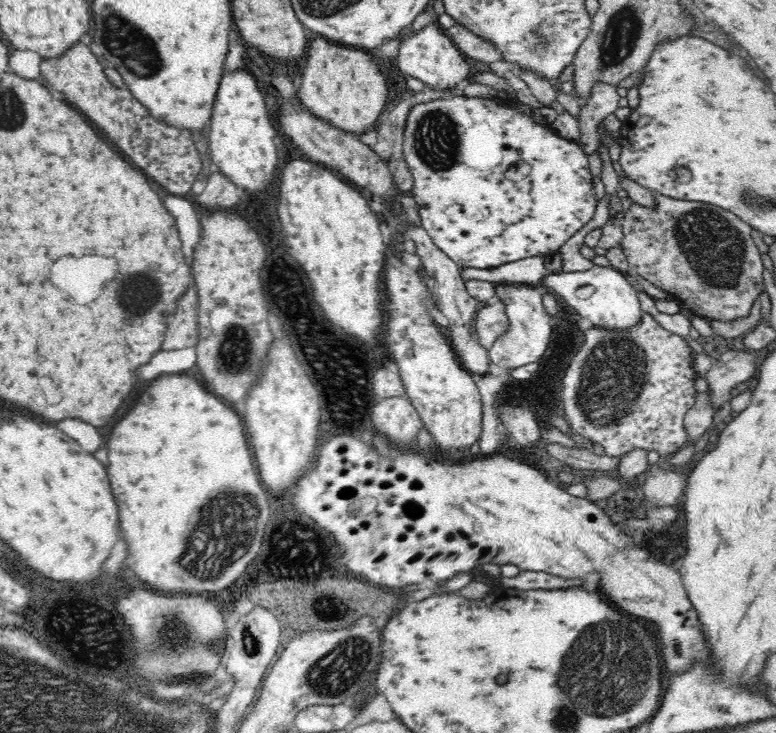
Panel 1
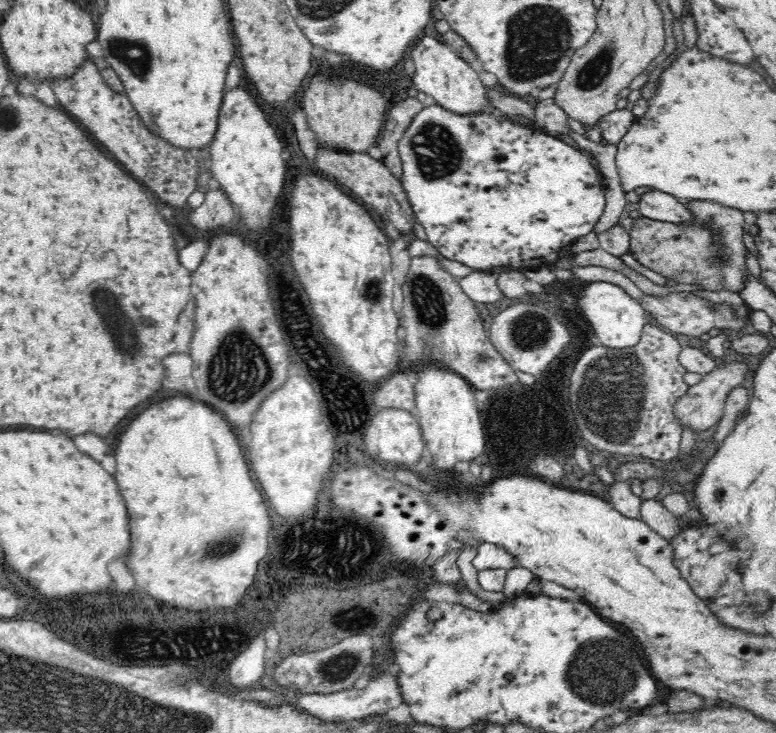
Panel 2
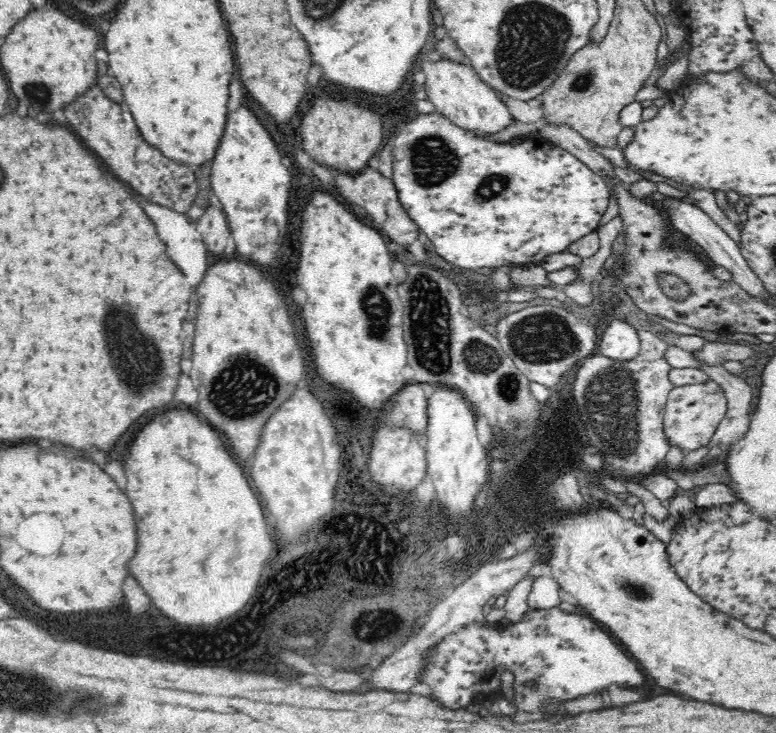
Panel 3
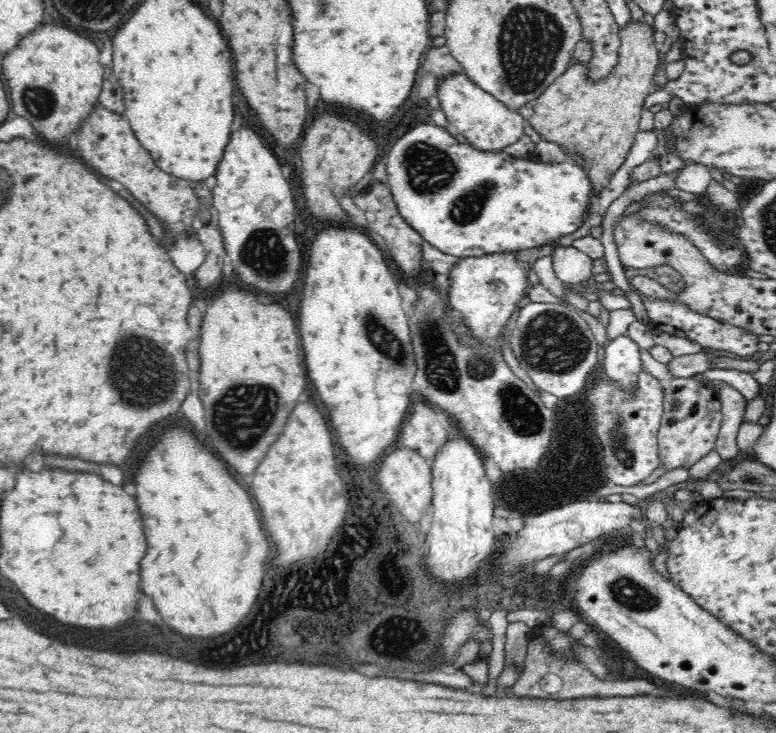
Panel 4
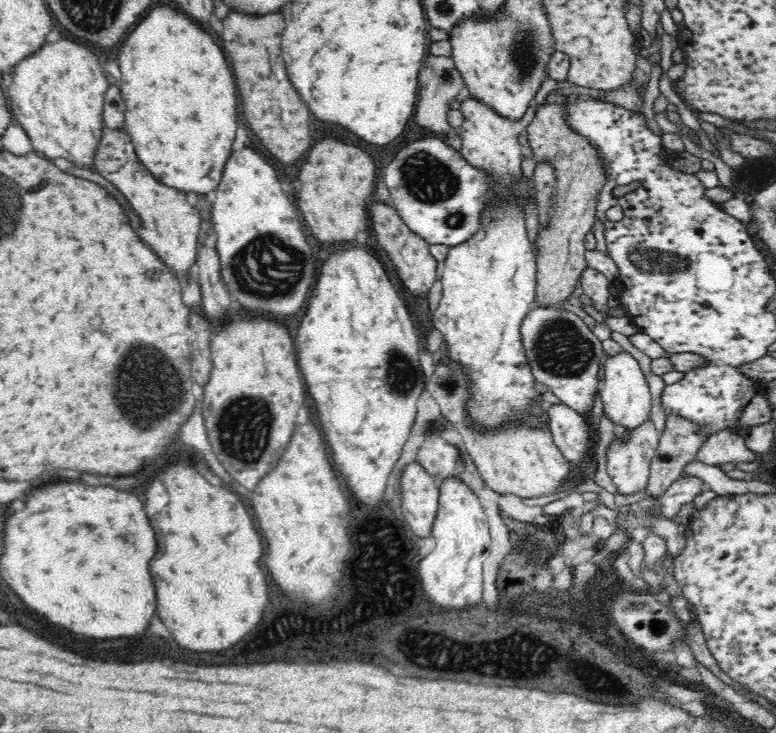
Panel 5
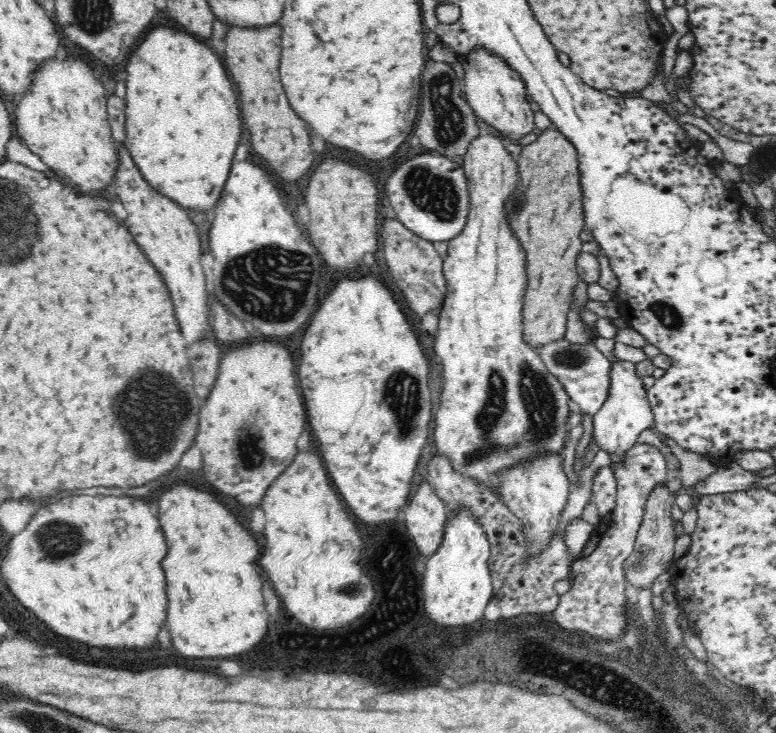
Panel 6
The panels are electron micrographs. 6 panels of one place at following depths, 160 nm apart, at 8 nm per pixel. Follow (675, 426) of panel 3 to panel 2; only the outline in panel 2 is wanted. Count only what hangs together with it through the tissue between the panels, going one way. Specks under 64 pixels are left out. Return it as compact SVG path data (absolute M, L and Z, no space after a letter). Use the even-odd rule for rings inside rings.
M732 363L728 367L715 367L712 372L705 374L694 386L689 386L688 390L676 400L674 404L674 417L680 421L683 429L690 429L702 435L709 428L715 426L722 418L725 409L725 400L732 388L736 388L744 380L746 365Z

